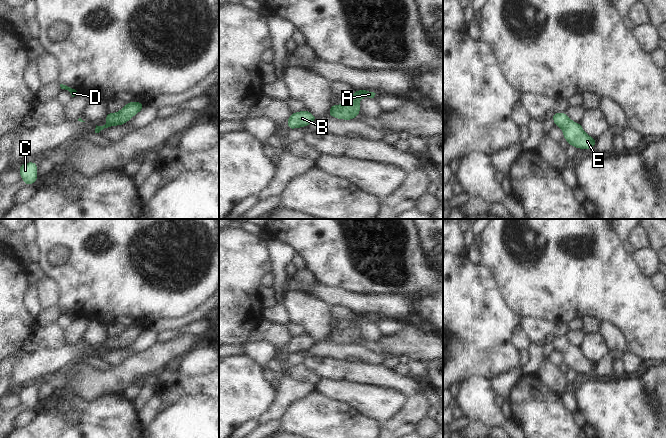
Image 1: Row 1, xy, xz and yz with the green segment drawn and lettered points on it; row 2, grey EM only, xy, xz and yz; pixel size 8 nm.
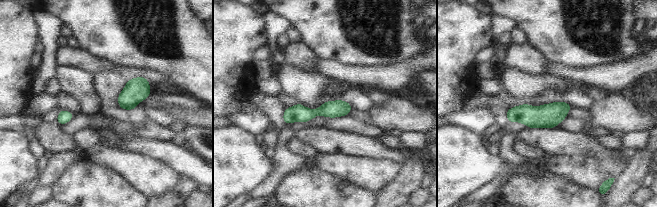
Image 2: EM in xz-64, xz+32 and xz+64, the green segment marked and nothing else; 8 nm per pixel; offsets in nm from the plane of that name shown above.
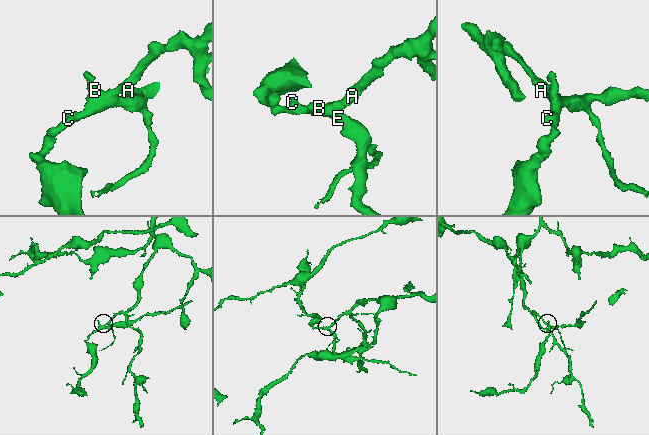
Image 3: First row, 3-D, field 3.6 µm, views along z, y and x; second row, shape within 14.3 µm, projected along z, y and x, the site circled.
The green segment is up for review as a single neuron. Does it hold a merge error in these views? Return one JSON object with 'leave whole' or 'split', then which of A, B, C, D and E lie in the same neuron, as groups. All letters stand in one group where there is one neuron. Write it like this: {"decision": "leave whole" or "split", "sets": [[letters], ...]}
{"decision": "leave whole", "sets": [["A", "B", "C", "D", "E"]]}

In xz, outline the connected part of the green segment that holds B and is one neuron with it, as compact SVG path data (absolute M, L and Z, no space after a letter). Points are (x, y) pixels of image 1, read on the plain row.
M305 333L301 336L291 337L289 343L287 344L287 349L289 354L291 354L294 352L308 350L316 343L316 340L312 339L308 334Z

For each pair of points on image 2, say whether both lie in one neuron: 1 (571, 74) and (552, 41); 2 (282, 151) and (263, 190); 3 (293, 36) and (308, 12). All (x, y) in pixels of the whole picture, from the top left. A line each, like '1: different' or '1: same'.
1: different
2: same
3: different

